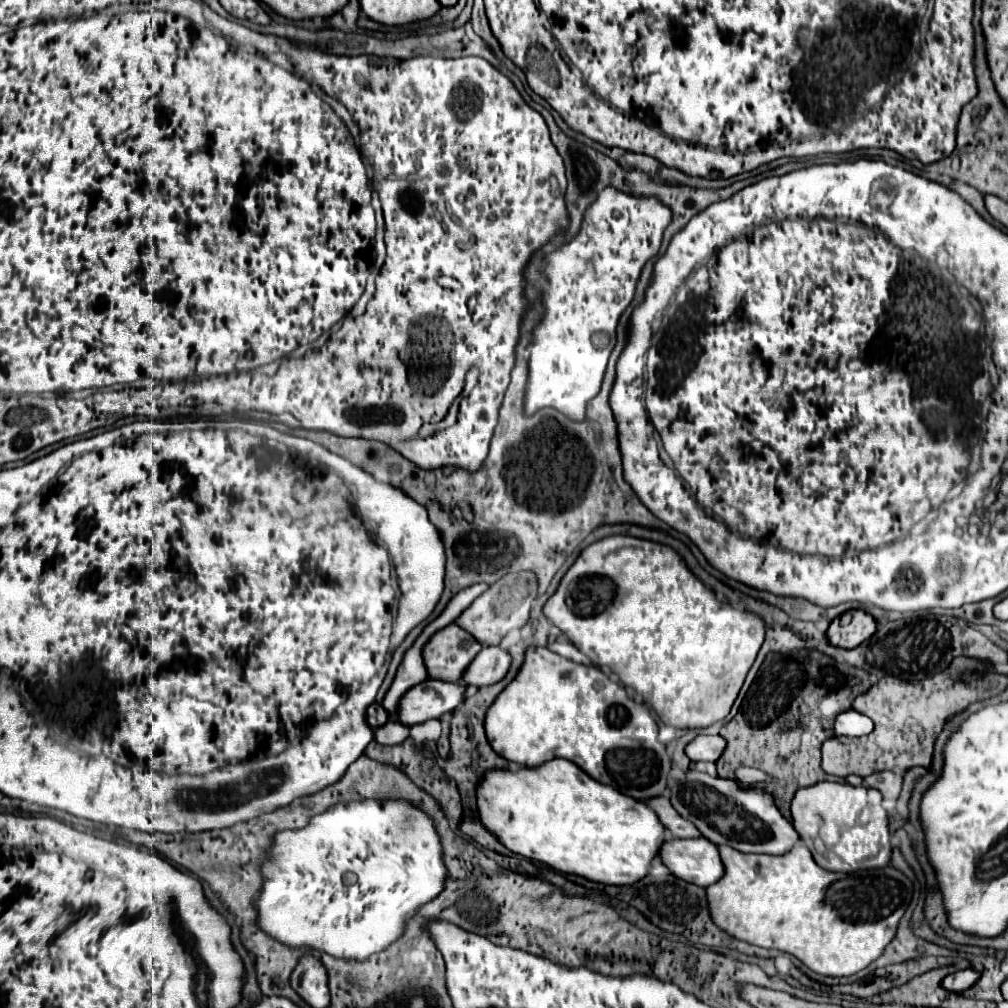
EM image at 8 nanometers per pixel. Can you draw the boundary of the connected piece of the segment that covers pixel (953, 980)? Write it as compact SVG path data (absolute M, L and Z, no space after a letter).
M967 968L967 970L961 970L961 972L953 972L949 976L945 976L945 980L941 980L941 986L949 992L963 992L967 988L971 988L979 978L979 972Z

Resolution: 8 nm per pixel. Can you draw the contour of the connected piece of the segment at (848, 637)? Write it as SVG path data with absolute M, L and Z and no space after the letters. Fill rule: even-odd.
M851 610L851 622L849 624L841 624L841 618L835 618L827 630L827 640L833 646L841 646L841 648L855 648L859 646L863 640L867 640L869 636L875 634L877 630L877 622L873 620L871 614L867 614L865 610Z

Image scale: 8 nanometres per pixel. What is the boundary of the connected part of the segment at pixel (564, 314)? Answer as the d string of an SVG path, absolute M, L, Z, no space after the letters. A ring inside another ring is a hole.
M605 188L599 192L597 200L585 212L585 224L581 226L579 236L575 236L561 250L547 256L545 272L549 276L549 290L545 294L547 314L543 322L533 332L533 342L529 346L529 384L525 396L525 414L535 414L543 406L557 408L565 412L571 420L585 418L587 402L599 394L607 358L615 346L615 328L623 310L629 306L635 294L635 284L639 280L641 268L649 258L659 252L661 236L667 224L671 222L671 210L655 198L635 198L615 188ZM605 332L609 344L597 348L593 344L593 334Z

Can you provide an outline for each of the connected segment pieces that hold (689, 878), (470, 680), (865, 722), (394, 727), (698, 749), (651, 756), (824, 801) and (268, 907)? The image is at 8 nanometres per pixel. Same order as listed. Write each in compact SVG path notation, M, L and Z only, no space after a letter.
M703 836L693 840L665 840L659 848L659 858L673 876L703 888L723 876L719 850Z
M499 646L483 648L473 658L467 672L463 672L461 682L465 686L489 686L489 684L495 684L507 674L509 664L511 664L511 656L505 650L501 650Z
M855 710L841 712L835 718L835 736L849 736L849 738L859 738L865 736L873 730L873 720L867 718L865 714L859 714Z
M389 720L389 724L373 730L373 738L375 738L379 744L385 744L385 746L401 744L403 740L409 738L409 726L397 722L397 720Z
M695 736L687 746L685 746L685 754L689 756L691 762L699 762L699 760L707 760L707 762L715 762L721 752L725 748L725 740L721 736Z
M527 648L521 670L495 698L485 716L485 732L491 748L509 762L533 768L553 758L567 758L593 780L635 800L655 798L667 788L671 760L665 754L665 746L657 740L657 730L657 722L645 706L631 700L625 688L611 682L597 666L571 662L547 648Z
M819 782L801 788L791 802L791 816L815 862L829 872L881 868L891 860L887 812L881 806L881 792L873 788L849 786L847 782Z
M377 800L351 802L349 806L337 804L329 812L311 818L311 824L307 828L279 832L277 834L277 842L273 844L269 854L271 854L271 858L263 866L265 884L263 884L261 898L257 902L259 928L269 932L273 938L281 940L283 944L289 944L289 946L303 946L303 944L307 944L307 946L315 948L317 952L327 952L327 954L337 956L337 958L365 960L371 954L385 950L391 942L395 942L401 936L405 920L409 920L419 910L421 904L433 900L443 890L443 884L445 884L445 878L447 878L447 870L445 870L445 864L443 864L441 842L439 842L439 836L437 836L437 832L433 828L433 820L429 820L429 816L423 810L419 810L413 804L403 802L403 800L389 800L389 802L383 802L383 804L377 802Z

